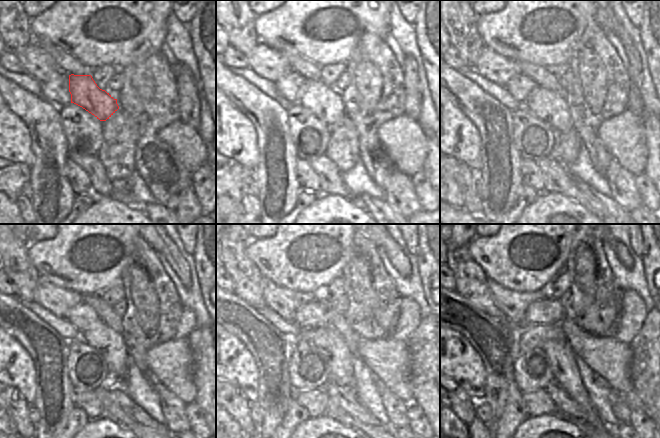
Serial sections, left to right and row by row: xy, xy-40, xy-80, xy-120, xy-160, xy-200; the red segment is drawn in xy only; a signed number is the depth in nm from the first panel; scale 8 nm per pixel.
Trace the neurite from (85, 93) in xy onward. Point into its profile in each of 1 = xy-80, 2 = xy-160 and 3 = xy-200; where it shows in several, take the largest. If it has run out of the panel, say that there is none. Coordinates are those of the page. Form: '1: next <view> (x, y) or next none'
1: next xy-80 (551, 107)
2: next xy-160 (339, 358)
3: next xy-200 (561, 357)

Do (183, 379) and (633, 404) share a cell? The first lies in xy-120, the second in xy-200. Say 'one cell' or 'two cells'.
two cells

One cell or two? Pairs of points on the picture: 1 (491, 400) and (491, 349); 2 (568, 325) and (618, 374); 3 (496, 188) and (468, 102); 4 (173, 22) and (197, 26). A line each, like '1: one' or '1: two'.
1: one
2: one
3: one
4: two

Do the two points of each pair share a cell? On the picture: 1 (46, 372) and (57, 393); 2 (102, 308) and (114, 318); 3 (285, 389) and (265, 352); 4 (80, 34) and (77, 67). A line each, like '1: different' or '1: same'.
1: same
2: same
3: same
4: different

